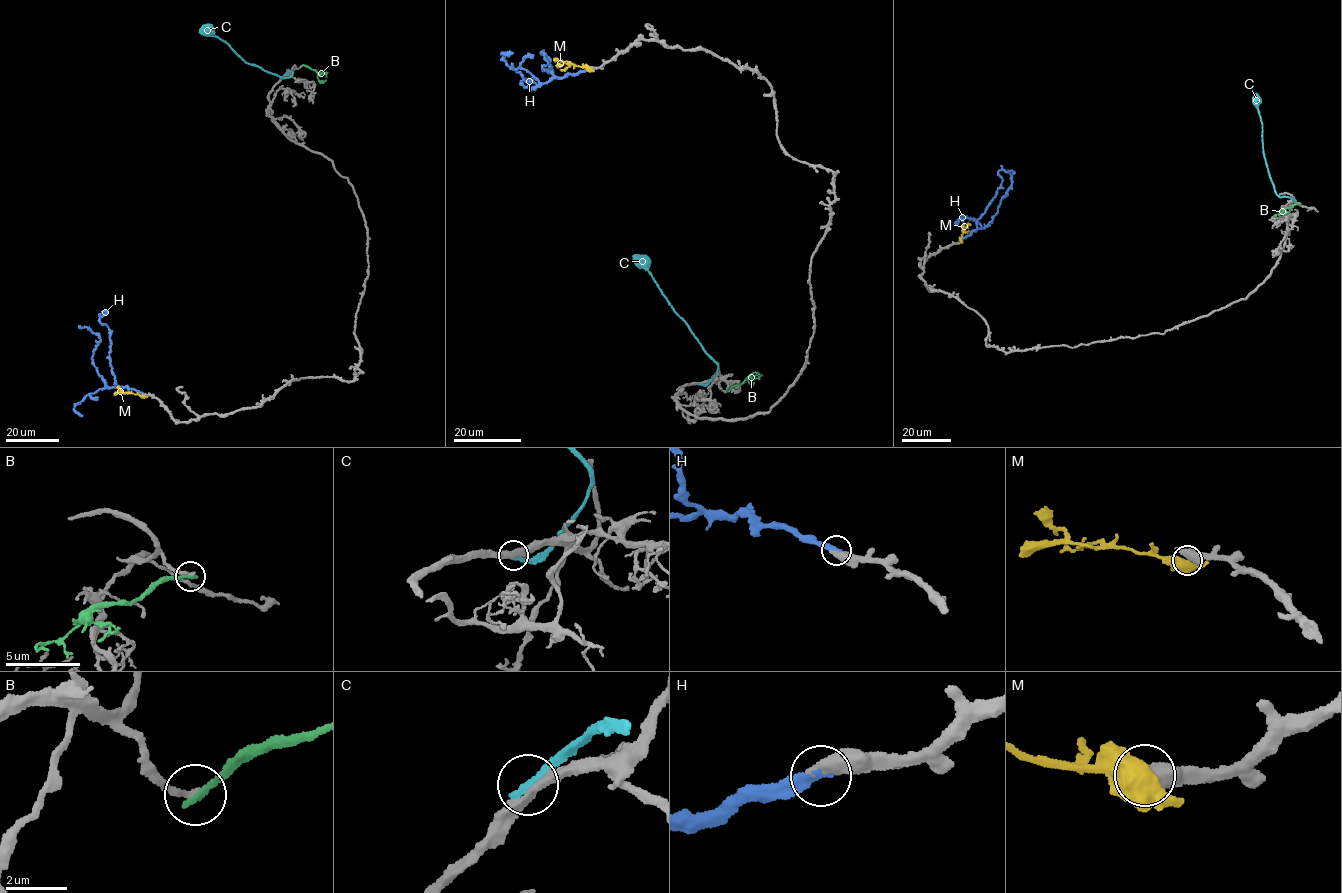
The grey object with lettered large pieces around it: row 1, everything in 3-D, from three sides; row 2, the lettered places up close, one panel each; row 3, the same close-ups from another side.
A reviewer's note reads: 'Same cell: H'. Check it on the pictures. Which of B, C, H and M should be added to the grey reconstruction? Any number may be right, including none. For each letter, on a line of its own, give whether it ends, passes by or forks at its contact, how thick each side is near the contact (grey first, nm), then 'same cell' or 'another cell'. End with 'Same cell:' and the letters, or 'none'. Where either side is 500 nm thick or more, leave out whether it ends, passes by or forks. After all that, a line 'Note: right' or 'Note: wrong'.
B: it ends | 240/240 nm | another cell
C: it ends | 320/320 nm | another cell
H: it ends | 480/320 nm | same cell
M: 700/500 nm | another cell
Same cell: H
Note: right

